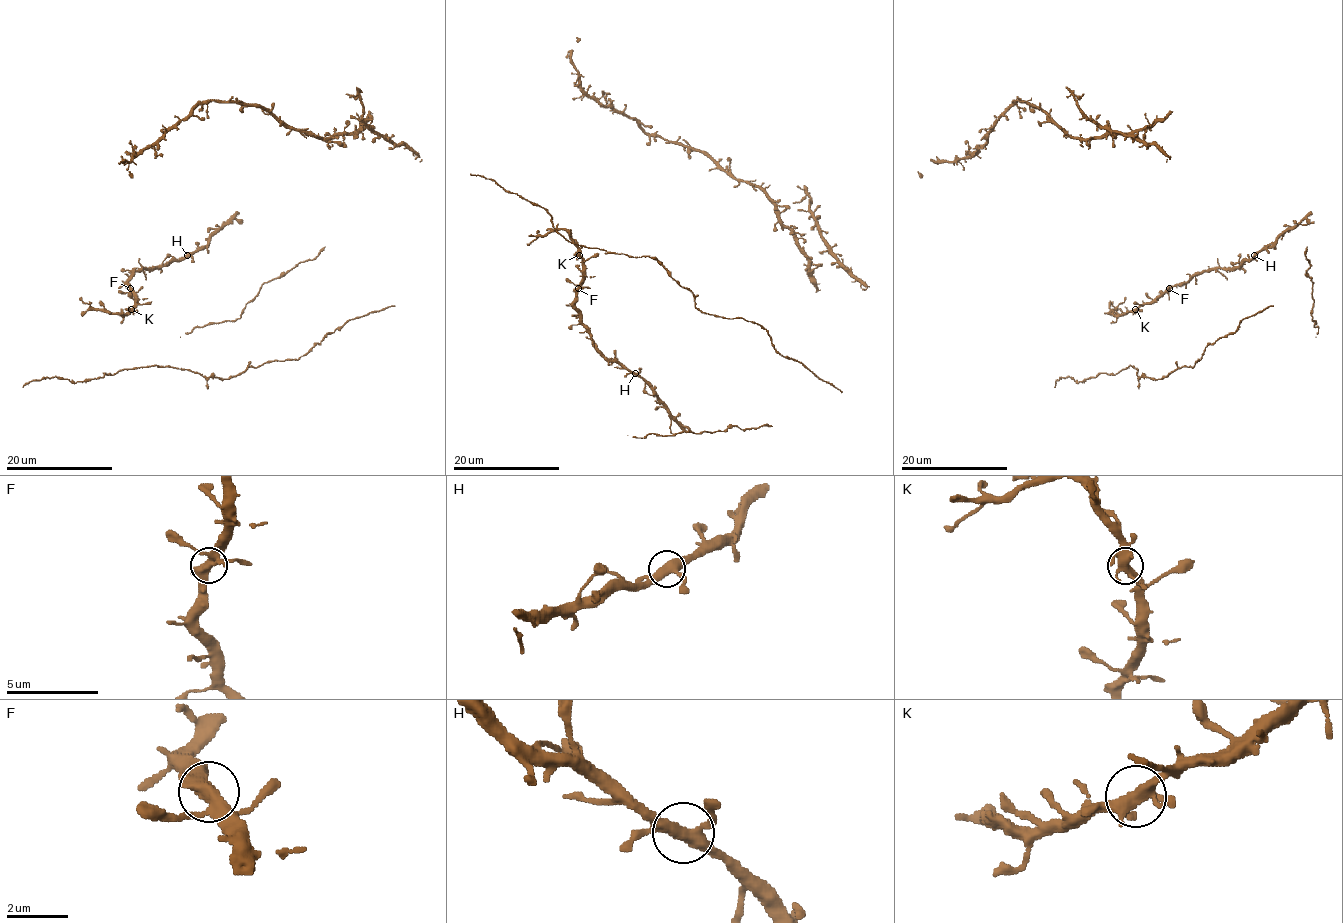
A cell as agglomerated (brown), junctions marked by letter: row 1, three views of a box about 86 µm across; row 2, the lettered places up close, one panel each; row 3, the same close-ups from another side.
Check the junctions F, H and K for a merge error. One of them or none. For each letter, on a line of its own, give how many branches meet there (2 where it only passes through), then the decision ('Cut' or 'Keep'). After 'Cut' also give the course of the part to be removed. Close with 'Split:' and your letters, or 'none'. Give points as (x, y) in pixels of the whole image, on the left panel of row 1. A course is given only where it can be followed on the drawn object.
F: Branches: 4. Keep
H: Branches: 4. Keep
K: Branches: 4. Keep
Split: none

